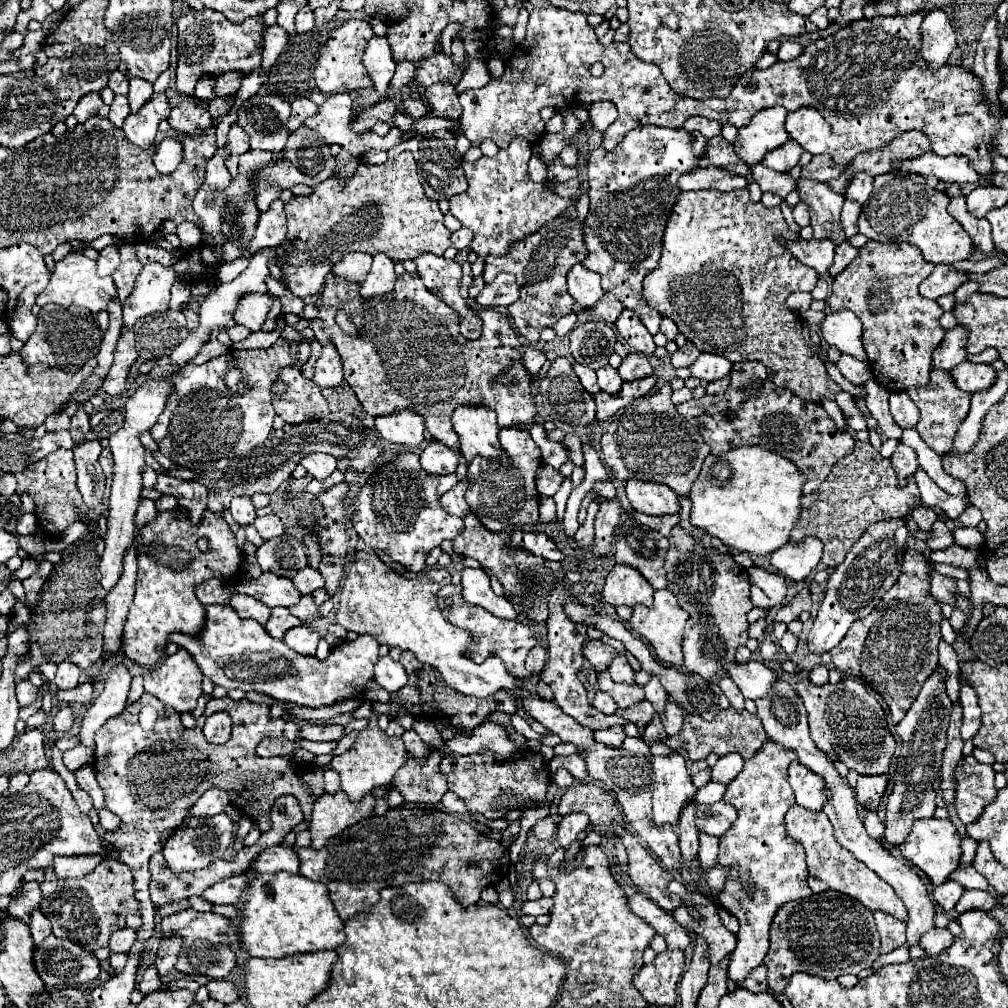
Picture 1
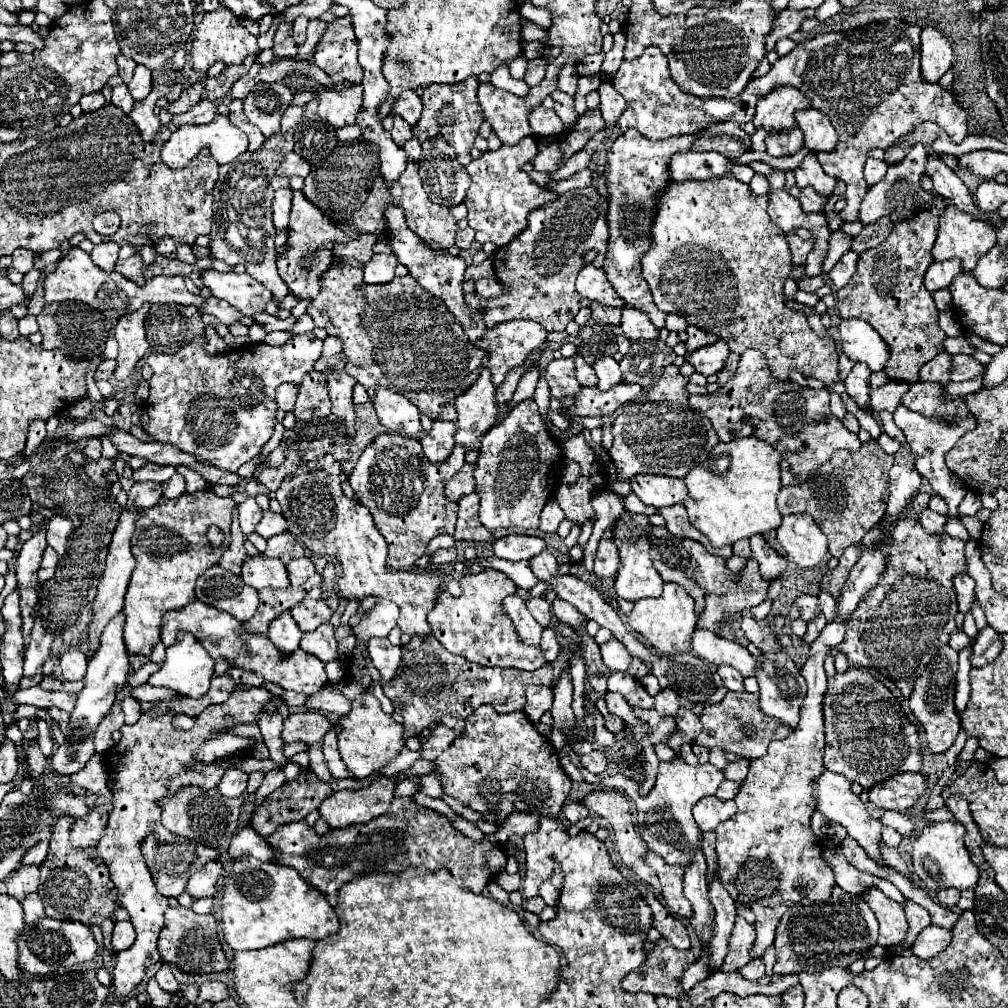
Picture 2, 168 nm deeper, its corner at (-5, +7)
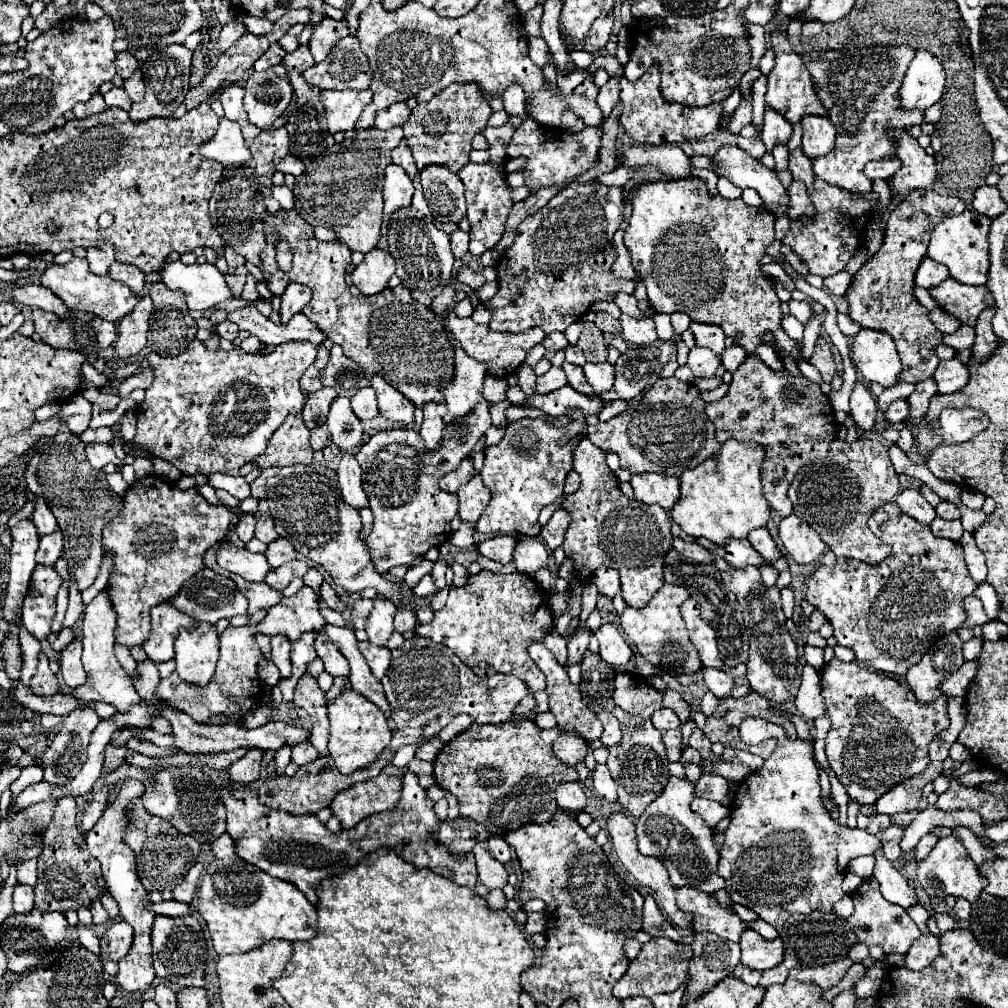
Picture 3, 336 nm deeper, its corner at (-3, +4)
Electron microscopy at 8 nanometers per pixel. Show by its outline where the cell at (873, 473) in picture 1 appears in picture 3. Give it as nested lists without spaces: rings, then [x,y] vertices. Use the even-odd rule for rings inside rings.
[[[867,438],[855,442],[833,440],[829,454],[801,468],[787,492],[793,514],[813,526],[835,556],[859,558],[869,564],[881,562],[889,554],[889,548],[869,530],[867,520],[873,510],[891,502],[897,494],[899,478],[889,460],[887,446]]]

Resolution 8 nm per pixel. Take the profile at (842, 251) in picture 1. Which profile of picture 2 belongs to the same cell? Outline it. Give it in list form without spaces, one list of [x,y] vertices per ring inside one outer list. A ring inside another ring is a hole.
[[[849,251],[849,253],[845,253],[845,255],[841,257],[841,261],[829,271],[829,277],[831,277],[831,281],[833,281],[833,285],[835,285],[837,289],[841,289],[843,285],[849,283],[849,279],[851,279],[853,273],[855,273],[857,259],[859,259],[859,255],[857,255],[855,251]]]

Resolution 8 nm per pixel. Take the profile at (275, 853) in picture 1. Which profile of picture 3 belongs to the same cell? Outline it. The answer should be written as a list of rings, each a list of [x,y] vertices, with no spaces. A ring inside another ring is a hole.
[[[225,832],[225,834],[221,834],[213,844],[211,844],[211,848],[213,848],[213,854],[217,856],[217,858],[235,858],[237,856],[237,848],[235,848],[235,844],[233,844],[233,838]]]

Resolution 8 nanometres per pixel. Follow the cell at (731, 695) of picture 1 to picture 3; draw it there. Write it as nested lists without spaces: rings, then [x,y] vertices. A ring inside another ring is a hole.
[[[705,668],[703,670],[703,678],[705,678],[705,684],[707,688],[717,696],[717,698],[725,698],[731,694],[733,686],[735,686],[735,680],[723,672],[723,670],[715,670],[715,668]]]

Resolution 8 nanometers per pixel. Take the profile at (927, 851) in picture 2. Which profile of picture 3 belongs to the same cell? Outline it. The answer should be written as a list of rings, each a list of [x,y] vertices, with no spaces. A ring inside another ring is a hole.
[[[955,836],[939,838],[939,842],[933,846],[929,856],[925,860],[917,862],[917,882],[929,896],[955,896],[955,898],[965,898],[969,902],[975,902],[985,888],[985,876],[979,874],[977,866],[969,858],[967,850]]]

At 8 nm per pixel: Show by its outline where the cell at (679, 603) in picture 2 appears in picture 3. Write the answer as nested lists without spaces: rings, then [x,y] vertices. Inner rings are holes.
[[[663,584],[663,588],[653,596],[653,600],[645,608],[631,608],[627,606],[621,614],[621,628],[627,634],[627,638],[639,648],[641,656],[663,668],[669,670],[673,666],[679,666],[683,672],[697,672],[701,668],[701,660],[697,654],[697,648],[691,644],[687,636],[685,622],[681,618],[681,604],[689,598],[689,592],[675,584]]]

